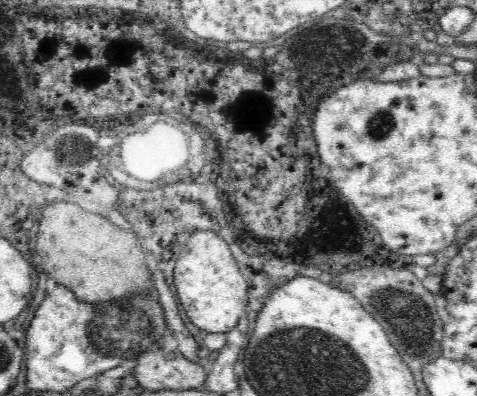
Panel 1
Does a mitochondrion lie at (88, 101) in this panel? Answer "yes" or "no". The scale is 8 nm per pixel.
no

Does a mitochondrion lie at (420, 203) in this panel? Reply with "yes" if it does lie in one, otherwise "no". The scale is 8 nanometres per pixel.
no

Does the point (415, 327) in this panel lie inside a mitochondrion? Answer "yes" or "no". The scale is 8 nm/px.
yes

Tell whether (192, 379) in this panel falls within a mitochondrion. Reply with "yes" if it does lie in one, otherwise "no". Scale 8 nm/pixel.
no

